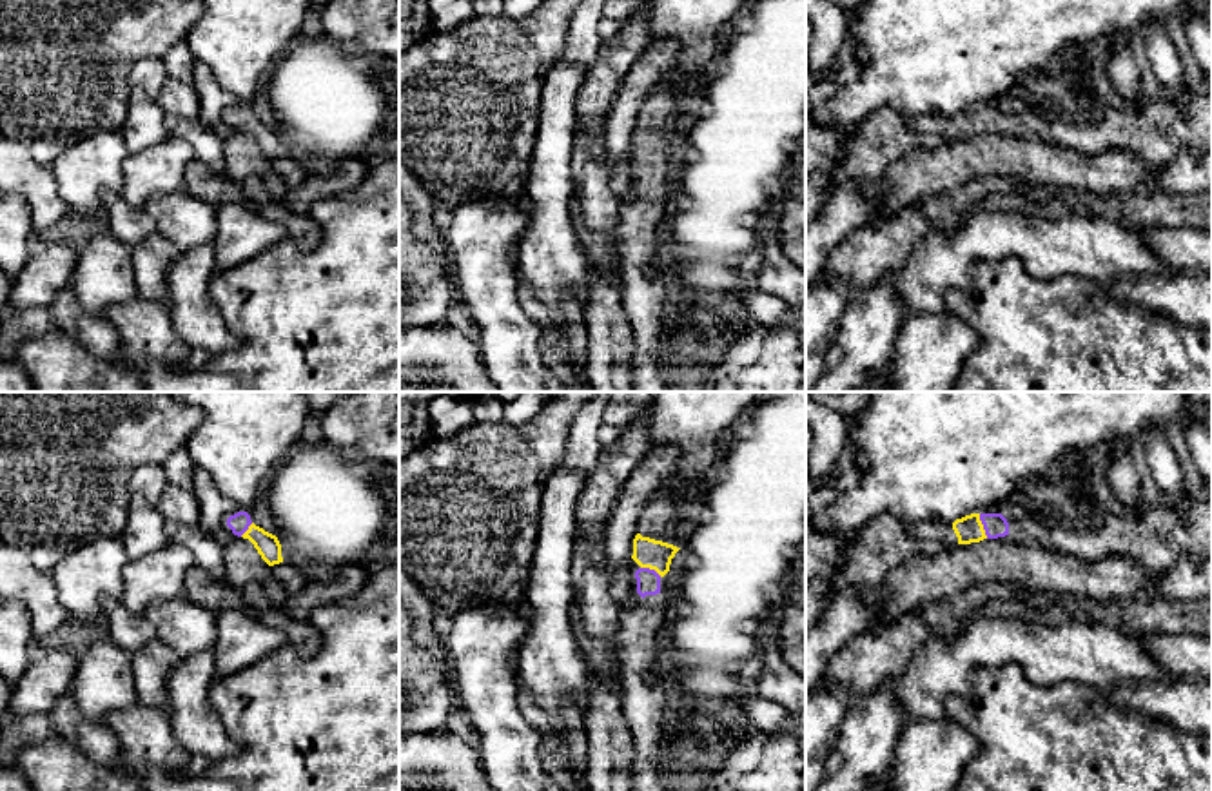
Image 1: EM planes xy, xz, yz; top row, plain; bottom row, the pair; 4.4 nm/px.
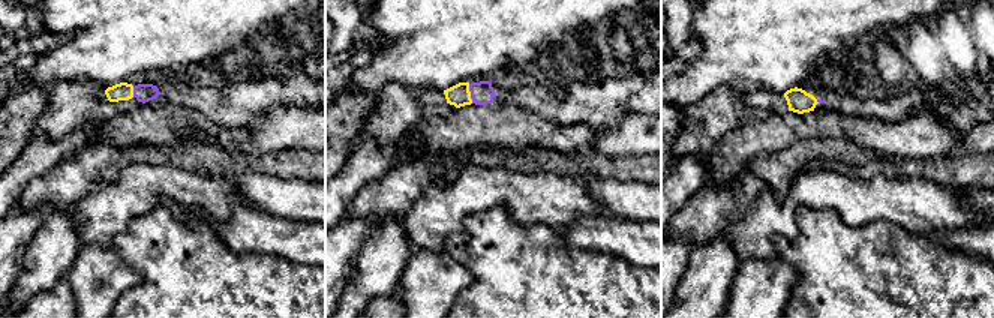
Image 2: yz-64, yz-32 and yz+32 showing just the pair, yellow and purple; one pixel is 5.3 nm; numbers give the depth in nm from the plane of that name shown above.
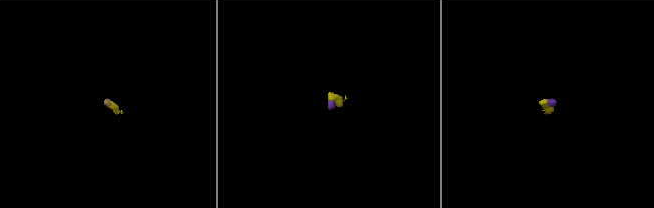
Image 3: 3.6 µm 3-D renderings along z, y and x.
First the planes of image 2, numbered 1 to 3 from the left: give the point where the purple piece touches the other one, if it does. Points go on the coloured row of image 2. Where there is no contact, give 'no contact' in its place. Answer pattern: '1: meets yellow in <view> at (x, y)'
1: meets yellow in yz-64 at (132, 92)
2: meets yellow in yz-32 at (470, 93)
3: meets yellow in yz+32 at (816, 101)

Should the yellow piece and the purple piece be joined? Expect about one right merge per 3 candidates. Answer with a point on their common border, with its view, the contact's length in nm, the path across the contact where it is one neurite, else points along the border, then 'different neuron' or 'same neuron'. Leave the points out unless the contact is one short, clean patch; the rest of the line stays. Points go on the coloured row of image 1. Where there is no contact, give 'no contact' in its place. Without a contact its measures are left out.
contact yz (982, 527); length 120 nm; way yz (969, 528), (982, 527), (995, 525); same neuron

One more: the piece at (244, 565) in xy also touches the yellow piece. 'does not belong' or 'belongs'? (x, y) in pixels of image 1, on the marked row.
does not belong

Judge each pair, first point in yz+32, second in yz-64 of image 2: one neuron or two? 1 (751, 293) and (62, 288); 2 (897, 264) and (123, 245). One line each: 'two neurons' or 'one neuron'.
1: two neurons
2: one neuron

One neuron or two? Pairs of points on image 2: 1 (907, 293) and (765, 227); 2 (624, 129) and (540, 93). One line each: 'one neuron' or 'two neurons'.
1: two neurons
2: two neurons

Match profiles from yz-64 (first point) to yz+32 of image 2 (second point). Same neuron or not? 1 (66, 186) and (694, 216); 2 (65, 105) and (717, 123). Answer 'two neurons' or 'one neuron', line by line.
1: one neuron
2: one neuron

